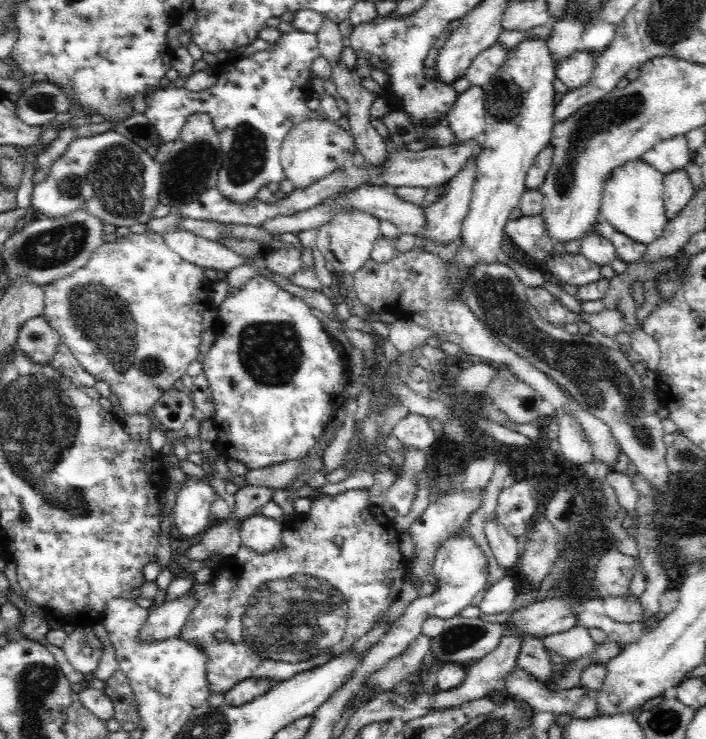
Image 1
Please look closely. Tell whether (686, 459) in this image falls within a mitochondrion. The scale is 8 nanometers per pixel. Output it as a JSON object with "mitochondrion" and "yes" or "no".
{"mitochondrion":"yes"}

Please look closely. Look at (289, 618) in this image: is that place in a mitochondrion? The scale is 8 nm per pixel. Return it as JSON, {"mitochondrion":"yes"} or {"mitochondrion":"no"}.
{"mitochondrion":"yes"}

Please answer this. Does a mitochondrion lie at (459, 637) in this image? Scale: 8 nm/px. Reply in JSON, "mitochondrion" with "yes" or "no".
{"mitochondrion":"yes"}

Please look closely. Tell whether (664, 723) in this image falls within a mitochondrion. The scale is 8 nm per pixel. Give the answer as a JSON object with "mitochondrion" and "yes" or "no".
{"mitochondrion":"yes"}

